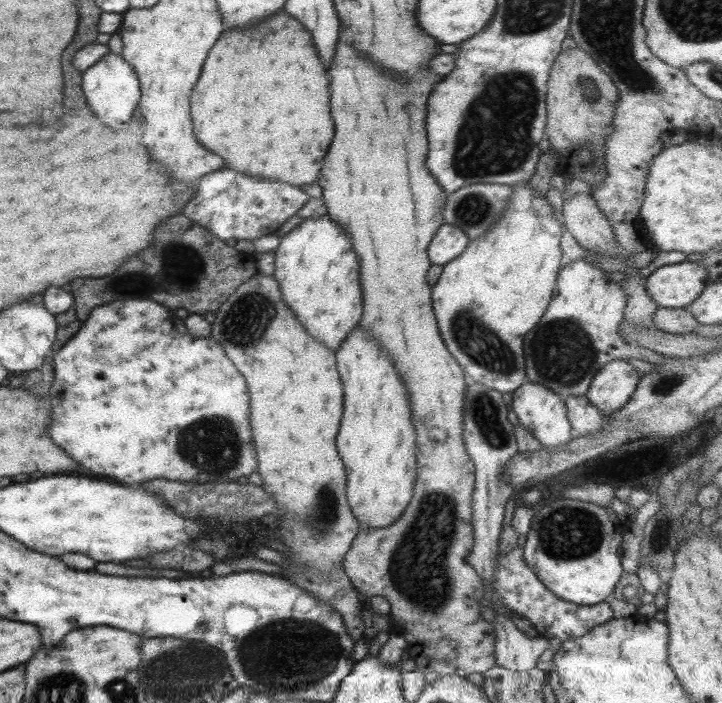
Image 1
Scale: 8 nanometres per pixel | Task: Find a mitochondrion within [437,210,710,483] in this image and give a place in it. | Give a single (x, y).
(563, 354)

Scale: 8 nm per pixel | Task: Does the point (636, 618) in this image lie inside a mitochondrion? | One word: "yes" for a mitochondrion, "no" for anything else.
no

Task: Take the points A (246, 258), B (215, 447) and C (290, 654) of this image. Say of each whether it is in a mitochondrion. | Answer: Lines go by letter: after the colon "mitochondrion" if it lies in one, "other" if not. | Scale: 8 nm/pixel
A: other
B: mitochondrion
C: mitochondrion

